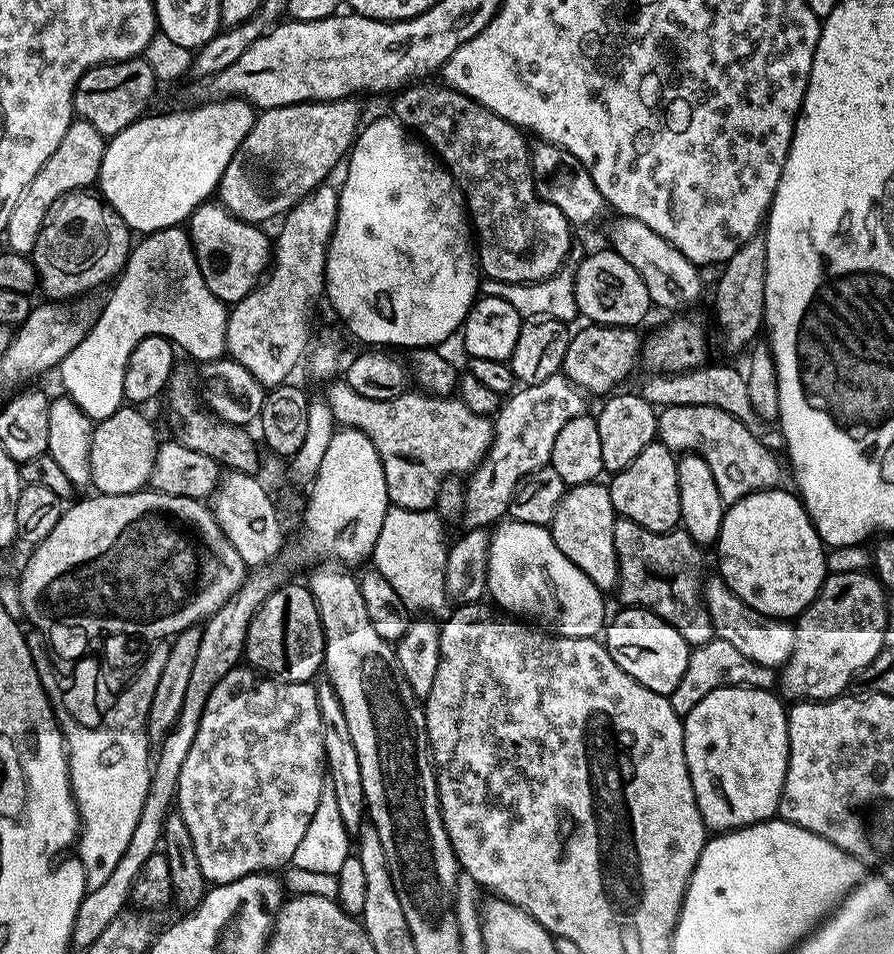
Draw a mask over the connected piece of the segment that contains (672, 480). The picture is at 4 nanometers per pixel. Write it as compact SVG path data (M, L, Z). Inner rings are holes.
M653 442L630 462L621 472L615 473L608 484L610 502L617 517L638 522L651 532L670 532L680 524L680 499L678 498L677 457L664 444Z

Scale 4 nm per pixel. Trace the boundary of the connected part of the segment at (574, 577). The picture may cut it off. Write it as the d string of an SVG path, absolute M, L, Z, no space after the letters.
M508 518L491 529L488 541L487 595L497 609L513 618L519 618L533 626L539 626L557 636L570 638L597 637L606 622L606 606L603 591L554 542L551 531L543 524L518 522Z

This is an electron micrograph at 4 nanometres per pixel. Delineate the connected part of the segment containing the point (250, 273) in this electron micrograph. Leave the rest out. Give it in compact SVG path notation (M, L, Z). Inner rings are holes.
M205 202L195 208L186 221L186 231L192 238L198 270L202 270L206 286L210 286L210 294L229 306L254 291L269 271L274 248L270 236L264 233L265 229L231 216L219 202Z

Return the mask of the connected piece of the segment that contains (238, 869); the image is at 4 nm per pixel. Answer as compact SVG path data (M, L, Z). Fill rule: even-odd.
M237 666L230 669L225 677L214 686L206 706L202 708L202 718L198 722L198 734L194 734L190 754L186 754L186 762L182 762L182 770L178 774L178 786L174 801L180 817L186 821L186 826L190 830L190 839L194 842L194 854L198 856L198 866L202 866L205 881L211 882L213 885L225 884L255 872L272 872L283 869L291 861L294 850L297 849L298 842L302 841L302 836L310 824L314 810L317 809L325 777L322 718L318 715L316 684L312 682L289 684L282 680L269 678L248 666Z

